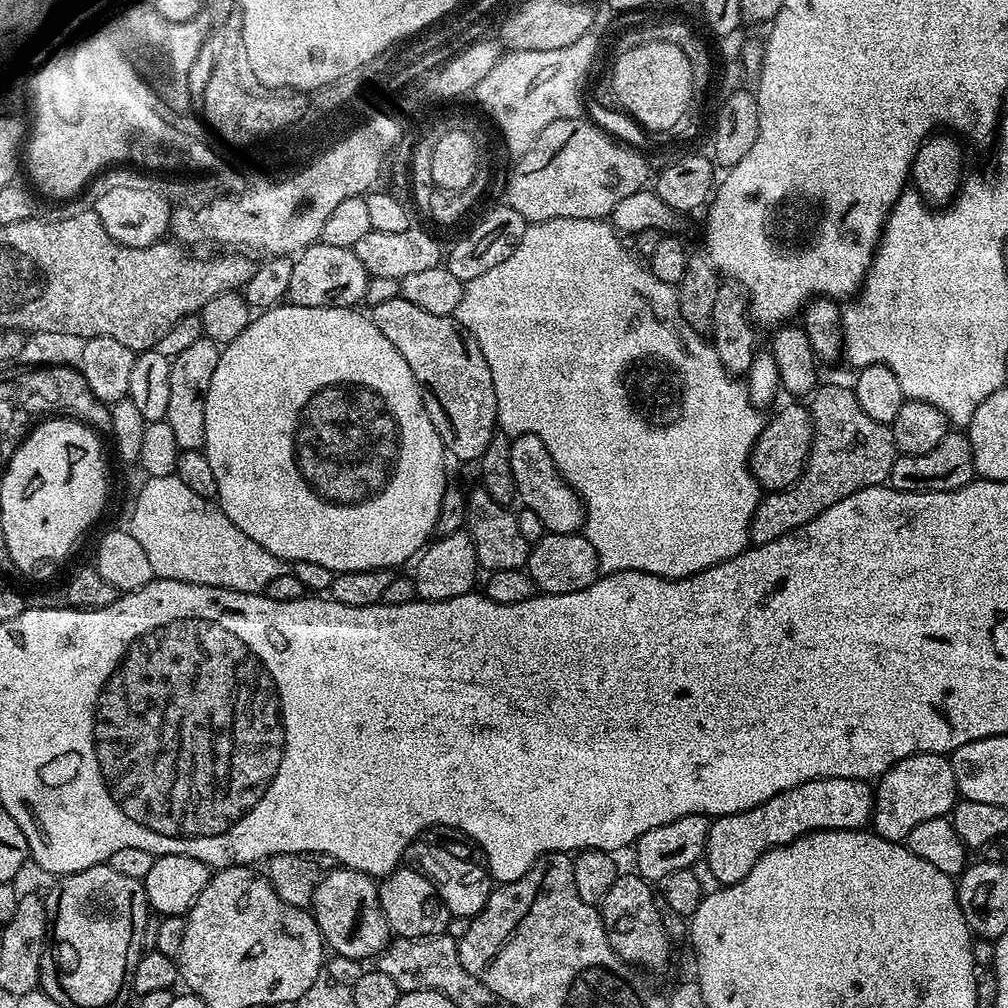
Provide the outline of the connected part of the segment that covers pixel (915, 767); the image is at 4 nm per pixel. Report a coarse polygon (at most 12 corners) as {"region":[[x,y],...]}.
{"region":[[919,752],[874,784],[871,831],[907,841],[956,804],[952,761]]}

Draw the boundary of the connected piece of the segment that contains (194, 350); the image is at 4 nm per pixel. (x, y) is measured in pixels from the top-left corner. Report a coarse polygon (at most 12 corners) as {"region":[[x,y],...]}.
{"region":[[207,338],[171,357],[164,415],[181,452],[206,438],[206,394],[222,348]]}

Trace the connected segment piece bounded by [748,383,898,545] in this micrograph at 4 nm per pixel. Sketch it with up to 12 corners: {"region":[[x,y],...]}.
{"region":[[851,387],[811,393],[804,472],[761,499],[753,545],[883,485],[891,427]]}

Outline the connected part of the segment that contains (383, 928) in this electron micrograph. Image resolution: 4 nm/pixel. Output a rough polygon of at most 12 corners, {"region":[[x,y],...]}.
{"region":[[325,871],[312,916],[337,956],[371,961],[390,943],[377,881]]}

